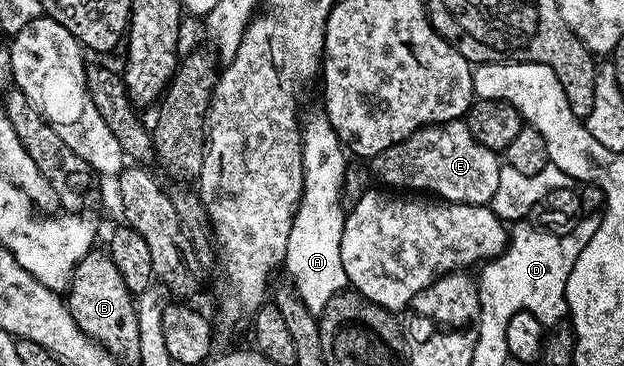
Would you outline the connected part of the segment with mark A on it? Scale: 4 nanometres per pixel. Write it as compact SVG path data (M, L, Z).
M318 112L307 122L305 119L302 126L302 195L294 213L283 267L302 303L315 316L320 316L328 300L349 285L340 260L341 231L347 215L342 208L342 177L347 165L347 151L325 113Z

